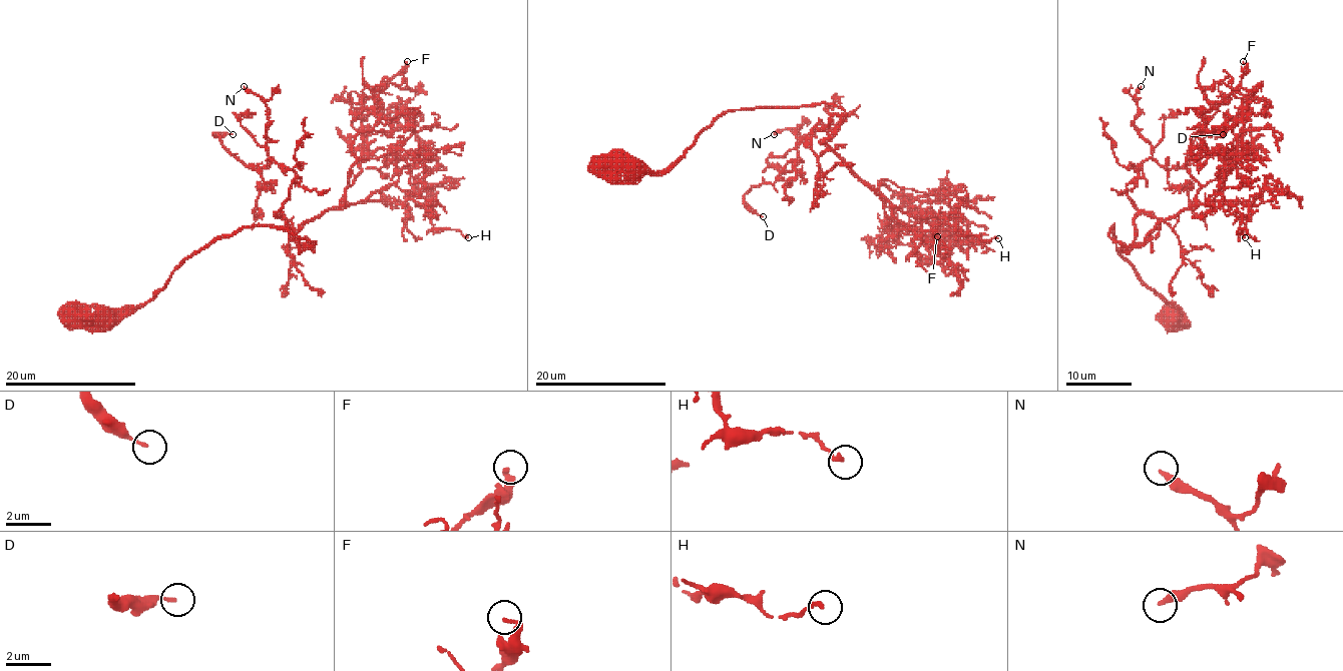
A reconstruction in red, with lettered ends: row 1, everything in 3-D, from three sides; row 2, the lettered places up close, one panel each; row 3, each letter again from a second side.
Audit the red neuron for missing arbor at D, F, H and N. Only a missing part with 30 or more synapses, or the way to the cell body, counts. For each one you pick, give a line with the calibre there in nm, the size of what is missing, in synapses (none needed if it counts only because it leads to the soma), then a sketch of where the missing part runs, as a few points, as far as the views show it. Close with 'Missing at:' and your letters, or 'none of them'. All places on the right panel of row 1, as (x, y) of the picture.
Missing at: none of them

